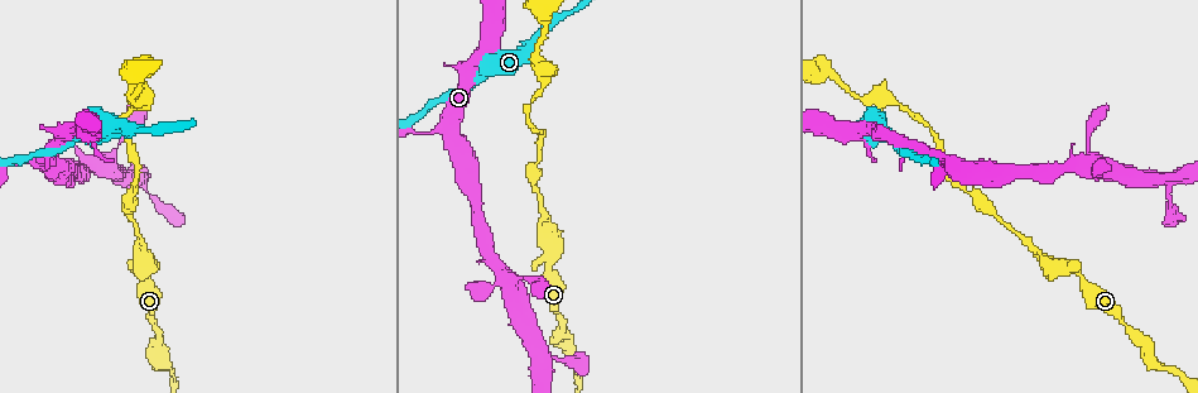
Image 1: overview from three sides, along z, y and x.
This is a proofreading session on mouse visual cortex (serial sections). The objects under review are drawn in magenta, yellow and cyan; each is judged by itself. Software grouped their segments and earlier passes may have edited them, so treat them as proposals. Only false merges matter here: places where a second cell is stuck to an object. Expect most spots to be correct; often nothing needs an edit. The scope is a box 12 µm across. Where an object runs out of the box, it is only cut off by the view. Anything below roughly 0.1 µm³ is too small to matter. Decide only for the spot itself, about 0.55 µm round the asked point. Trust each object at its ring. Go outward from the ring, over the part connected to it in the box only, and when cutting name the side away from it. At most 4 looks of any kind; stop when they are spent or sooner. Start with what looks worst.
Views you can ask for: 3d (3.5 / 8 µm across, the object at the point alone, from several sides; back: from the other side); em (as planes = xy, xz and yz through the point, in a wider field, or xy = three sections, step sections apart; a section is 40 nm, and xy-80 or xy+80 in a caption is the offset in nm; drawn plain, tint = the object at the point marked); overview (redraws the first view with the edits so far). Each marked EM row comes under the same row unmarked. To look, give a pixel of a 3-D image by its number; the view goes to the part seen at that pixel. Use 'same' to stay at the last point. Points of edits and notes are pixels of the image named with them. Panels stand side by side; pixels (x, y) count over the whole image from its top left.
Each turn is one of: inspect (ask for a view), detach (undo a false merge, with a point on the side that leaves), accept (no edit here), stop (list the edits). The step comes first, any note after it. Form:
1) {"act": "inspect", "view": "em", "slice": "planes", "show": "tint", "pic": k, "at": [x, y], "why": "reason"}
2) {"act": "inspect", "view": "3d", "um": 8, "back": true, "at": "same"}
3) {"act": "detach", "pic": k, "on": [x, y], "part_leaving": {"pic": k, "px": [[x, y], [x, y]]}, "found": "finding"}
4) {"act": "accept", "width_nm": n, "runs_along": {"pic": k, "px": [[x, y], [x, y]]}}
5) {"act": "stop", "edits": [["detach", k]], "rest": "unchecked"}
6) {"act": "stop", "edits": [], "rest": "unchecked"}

{"act": "inspect", "view": "3d", "um": 3.5, "back": true, "pic": 1, "at": [1091, 156], "why": "four arms meet"}

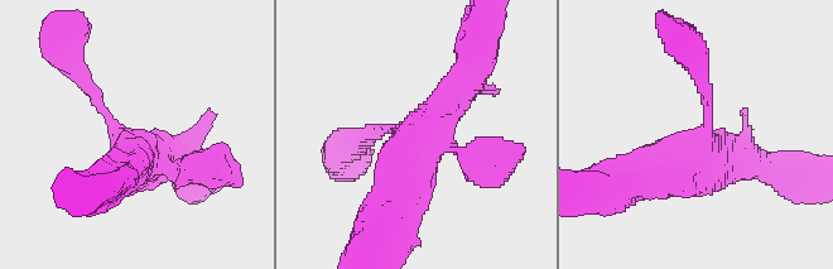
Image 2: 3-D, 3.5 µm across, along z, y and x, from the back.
{"act": "inspect", "view": "em", "slice": "planes", "show": "tint", "pic": 2, "at": [126, 141], "arms": 4, "arm_widths_nm": [150, 400, 400, 500], "why": "now the EM"}

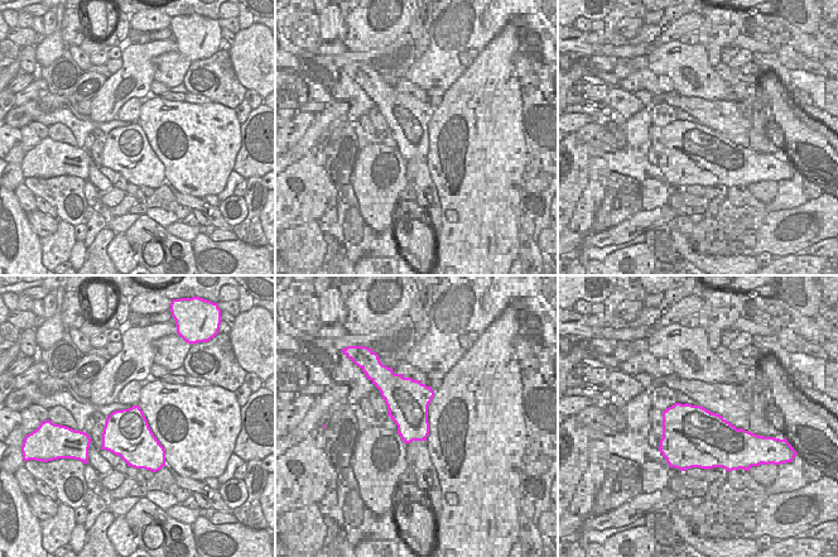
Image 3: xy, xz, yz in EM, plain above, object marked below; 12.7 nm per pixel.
{"act": "accept", "runs_along": {"pic": 2, "px": [[465, 77], [418, 142], [391, 210]]}, "found": "all the same cell"}

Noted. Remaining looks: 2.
{"act": "inspect", "view": "3d", "um": 3.5, "pic": 1, "at": [156, 359], "why": "calibre changes"}

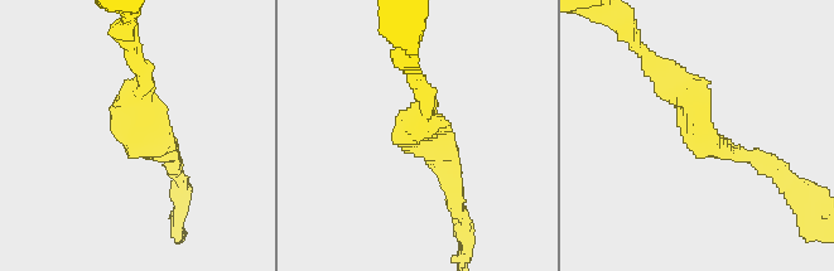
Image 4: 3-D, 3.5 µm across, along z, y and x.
{"act": "inspect", "view": "em", "slice": "xy", "step": 1, "show": "tint", "pic": 4, "at": [705, 138], "arm_widths_nm": [200, 250], "why": "need the tissue"}

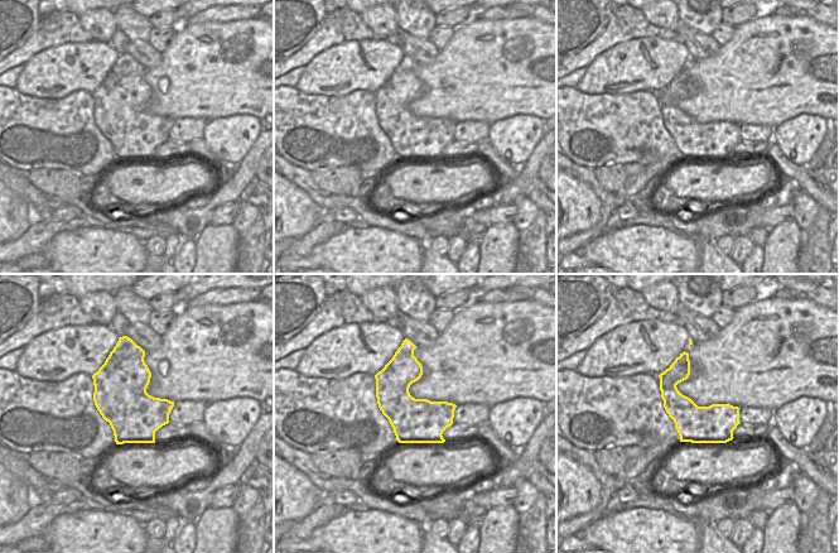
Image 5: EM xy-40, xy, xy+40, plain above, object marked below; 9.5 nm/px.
{"act": "accept", "width_nm": 440, "runs_along": {"pic": 4, "px": [[661, 71], [707, 144], [769, 163]]}, "found": "all the same cell"}

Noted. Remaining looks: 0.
{"act": "stop", "edits": [], "rest": "unchecked"}

